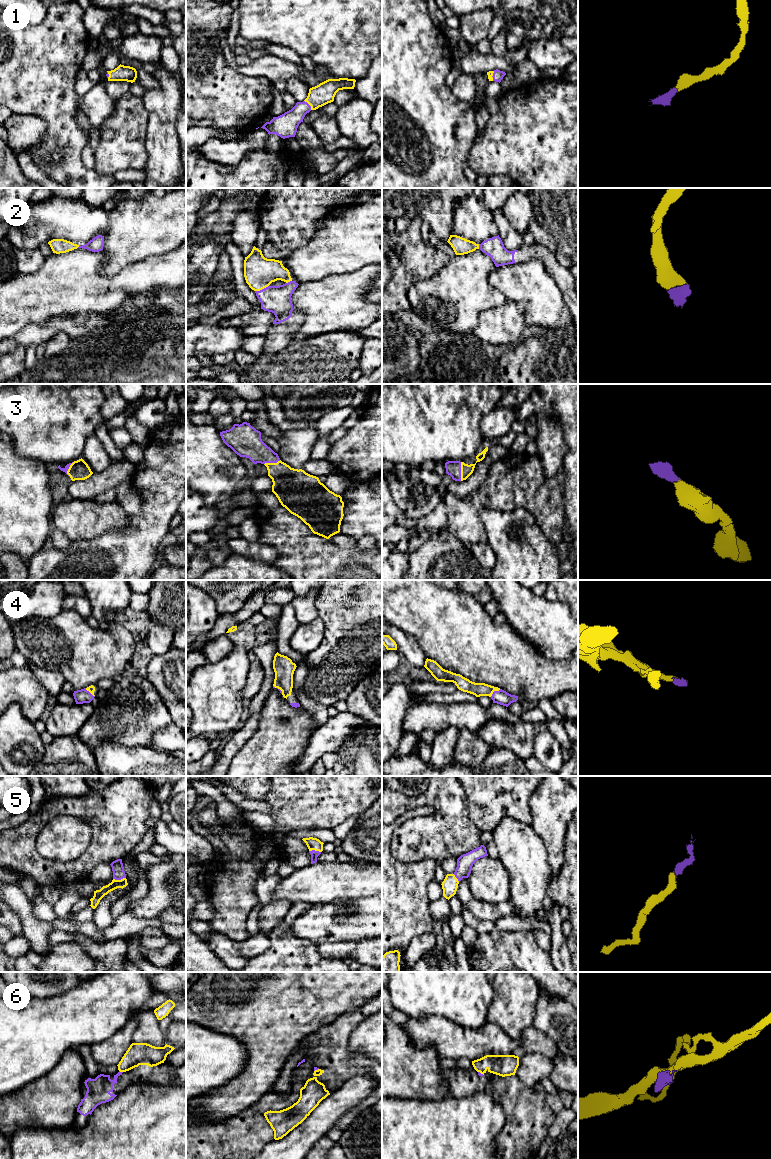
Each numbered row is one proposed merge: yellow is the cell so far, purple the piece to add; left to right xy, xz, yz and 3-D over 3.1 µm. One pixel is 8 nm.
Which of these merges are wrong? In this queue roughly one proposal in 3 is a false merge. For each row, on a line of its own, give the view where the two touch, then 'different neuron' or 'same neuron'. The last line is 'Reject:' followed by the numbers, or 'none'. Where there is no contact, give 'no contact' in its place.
1: xz | same neuron
2: xz | same neuron
3: yz | same neuron
4: yz | same neuron
5: xy | same neuron
6: xy | different neuron
Reject: 6

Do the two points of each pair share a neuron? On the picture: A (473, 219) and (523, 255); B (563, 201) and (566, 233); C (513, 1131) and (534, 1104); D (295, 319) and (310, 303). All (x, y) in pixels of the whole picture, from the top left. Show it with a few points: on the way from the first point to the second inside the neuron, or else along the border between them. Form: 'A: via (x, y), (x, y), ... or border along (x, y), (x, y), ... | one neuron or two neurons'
A: border along (498, 234), (485, 239), (479, 245) | two neurons
B: via (566, 209), (566, 225) | one neuron
C: via (520, 1124), (527, 1117), (527, 1111) | one neuron
D: border along (296, 289), (291, 303), (303, 322), (293, 334) | two neurons

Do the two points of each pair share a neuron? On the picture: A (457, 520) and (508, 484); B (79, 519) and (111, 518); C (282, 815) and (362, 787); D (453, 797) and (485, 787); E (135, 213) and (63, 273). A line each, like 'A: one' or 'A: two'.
A: one
B: one
C: one
D: two
E: two

